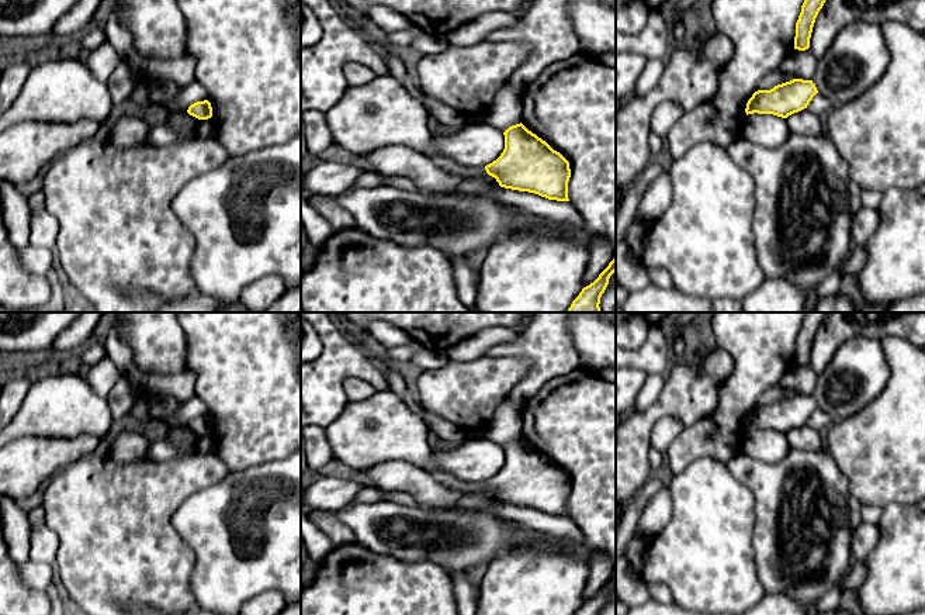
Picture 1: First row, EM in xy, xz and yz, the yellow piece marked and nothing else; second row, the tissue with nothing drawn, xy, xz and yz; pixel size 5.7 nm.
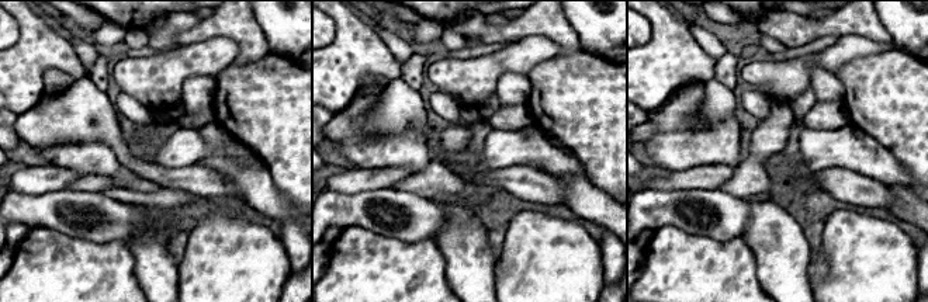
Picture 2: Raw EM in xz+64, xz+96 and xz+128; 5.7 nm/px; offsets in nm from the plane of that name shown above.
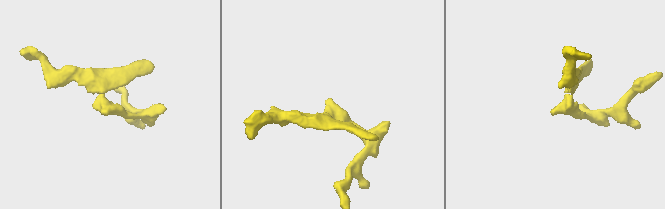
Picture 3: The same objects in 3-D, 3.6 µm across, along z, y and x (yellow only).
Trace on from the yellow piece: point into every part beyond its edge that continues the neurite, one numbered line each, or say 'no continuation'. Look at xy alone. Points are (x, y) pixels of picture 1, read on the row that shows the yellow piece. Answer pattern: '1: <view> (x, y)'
no continuation

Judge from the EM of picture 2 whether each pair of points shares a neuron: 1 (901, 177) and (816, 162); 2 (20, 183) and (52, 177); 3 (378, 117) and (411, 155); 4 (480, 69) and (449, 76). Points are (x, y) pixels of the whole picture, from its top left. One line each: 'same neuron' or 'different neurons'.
1: same neuron
2: same neuron
3: different neurons
4: same neuron

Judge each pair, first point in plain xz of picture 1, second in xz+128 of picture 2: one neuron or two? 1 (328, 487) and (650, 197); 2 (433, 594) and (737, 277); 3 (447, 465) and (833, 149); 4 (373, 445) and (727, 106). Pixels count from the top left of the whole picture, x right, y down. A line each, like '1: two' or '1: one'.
1: two
2: one
3: one
4: one

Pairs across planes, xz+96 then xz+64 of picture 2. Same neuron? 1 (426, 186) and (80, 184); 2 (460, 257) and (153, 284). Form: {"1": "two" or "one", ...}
{"1": "one", "2": "one"}

